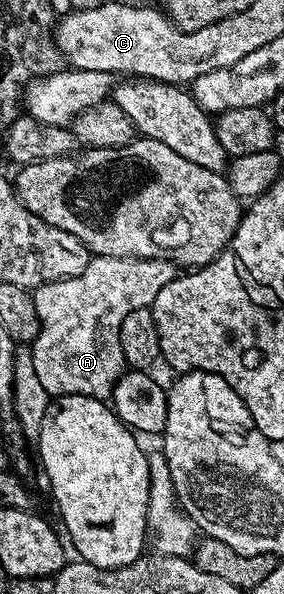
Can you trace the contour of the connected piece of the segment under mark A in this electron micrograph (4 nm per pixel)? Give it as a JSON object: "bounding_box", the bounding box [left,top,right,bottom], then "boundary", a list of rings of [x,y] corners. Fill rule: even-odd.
{"bounding_box":[30,255,176,400],"boundary":[[[99,255],[91,258],[90,264],[76,277],[57,279],[33,288],[36,317],[40,317],[40,333],[35,337],[30,352],[32,365],[40,376],[40,385],[52,396],[87,395],[93,399],[109,400],[114,393],[114,384],[123,375],[126,358],[120,349],[120,325],[124,317],[136,309],[153,308],[156,293],[164,289],[176,277],[175,264],[166,259],[129,259]]]}

